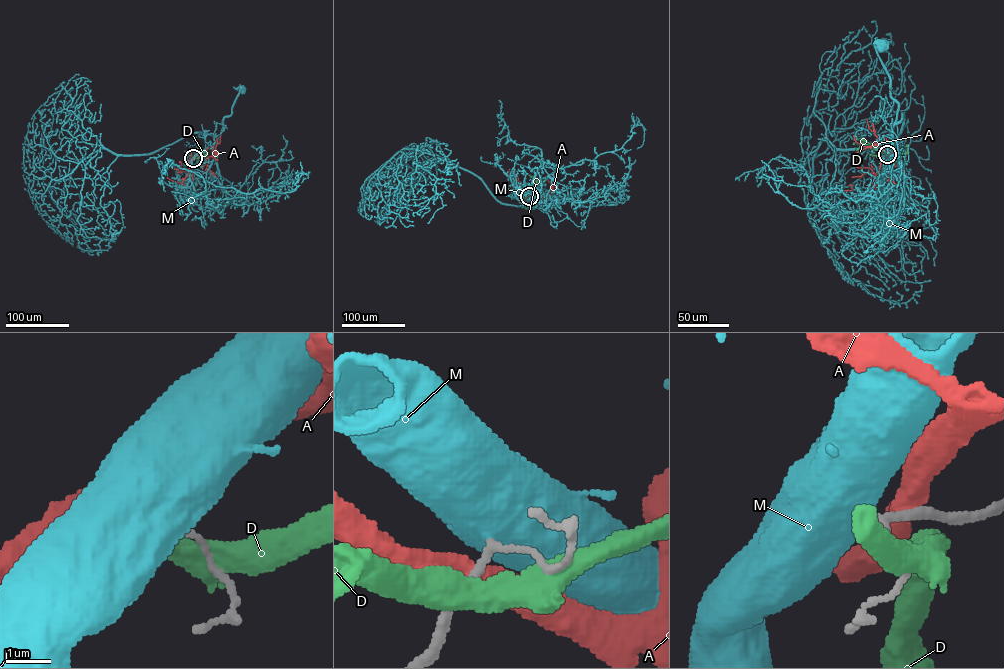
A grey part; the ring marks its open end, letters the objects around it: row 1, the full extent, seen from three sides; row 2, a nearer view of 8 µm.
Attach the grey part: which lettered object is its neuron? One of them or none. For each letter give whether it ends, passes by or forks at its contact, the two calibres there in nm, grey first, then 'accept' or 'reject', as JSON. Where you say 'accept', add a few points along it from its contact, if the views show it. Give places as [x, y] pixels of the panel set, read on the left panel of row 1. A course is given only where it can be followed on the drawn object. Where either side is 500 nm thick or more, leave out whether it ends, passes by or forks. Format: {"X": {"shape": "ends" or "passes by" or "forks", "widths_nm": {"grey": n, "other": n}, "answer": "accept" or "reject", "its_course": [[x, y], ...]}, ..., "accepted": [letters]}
{"A": {"widths_nm": {"grey": 200, "other": 550}, "answer": "reject"}, "D": {"widths_nm": {"grey": 120, "other": 550}, "answer": "reject"}, "M": {"widths_nm": {"grey": 160, "other": 1100}, "answer": "accept", "its_course": [[193, 158], [219, 137], [223, 119], [231, 113], [243, 89]]}, "accepted": ["M"]}

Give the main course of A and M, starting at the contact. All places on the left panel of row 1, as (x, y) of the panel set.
A: (193, 158), (204, 160), (215, 151), (217, 160)
M: (193, 158), (219, 137), (223, 119), (231, 113), (243, 89)

